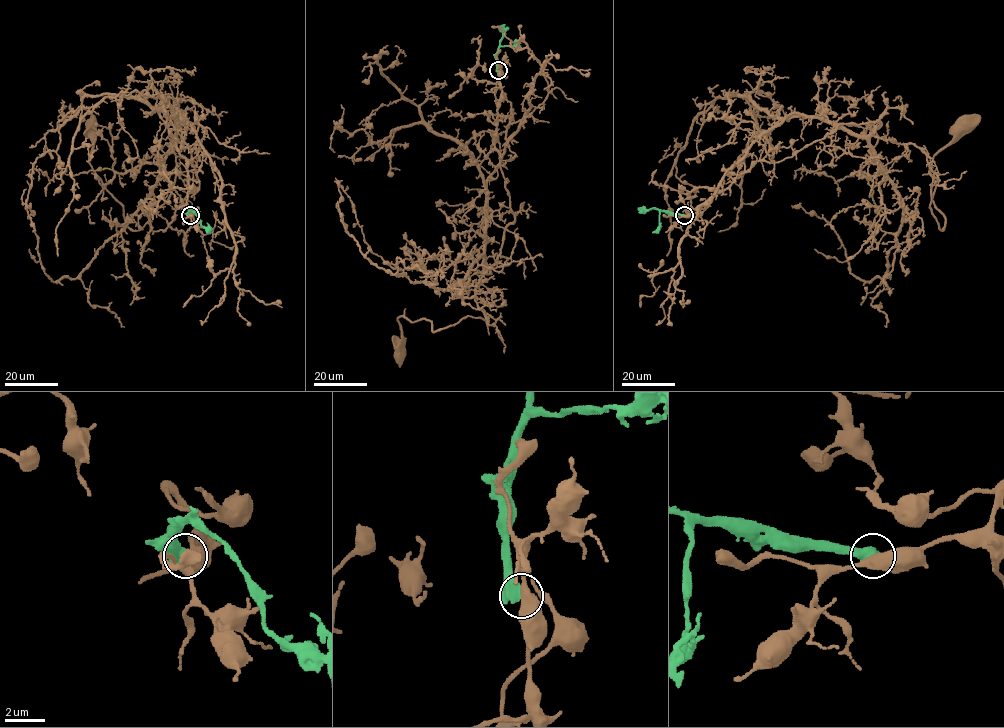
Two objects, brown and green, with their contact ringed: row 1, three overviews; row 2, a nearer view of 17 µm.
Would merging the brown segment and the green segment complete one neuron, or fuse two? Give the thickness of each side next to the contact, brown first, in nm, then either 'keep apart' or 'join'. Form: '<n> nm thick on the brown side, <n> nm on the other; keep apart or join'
480 nm thick on the brown side, 650 nm on the other; keep apart

